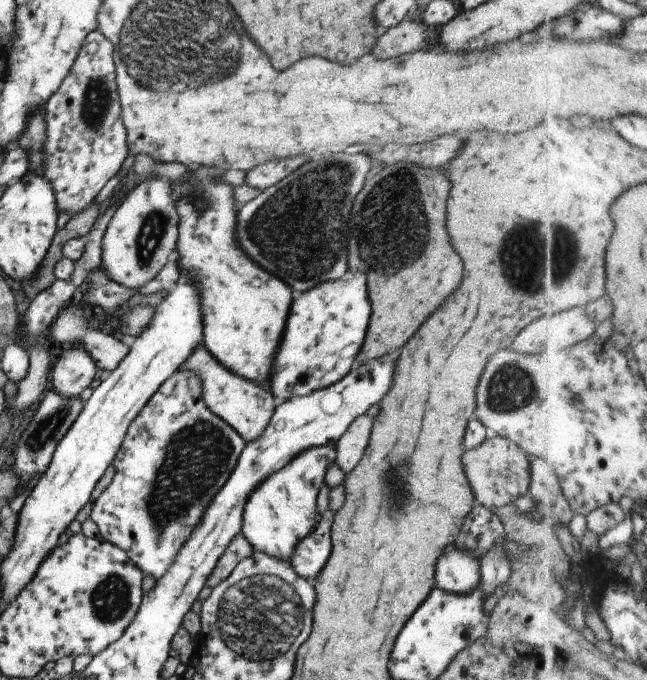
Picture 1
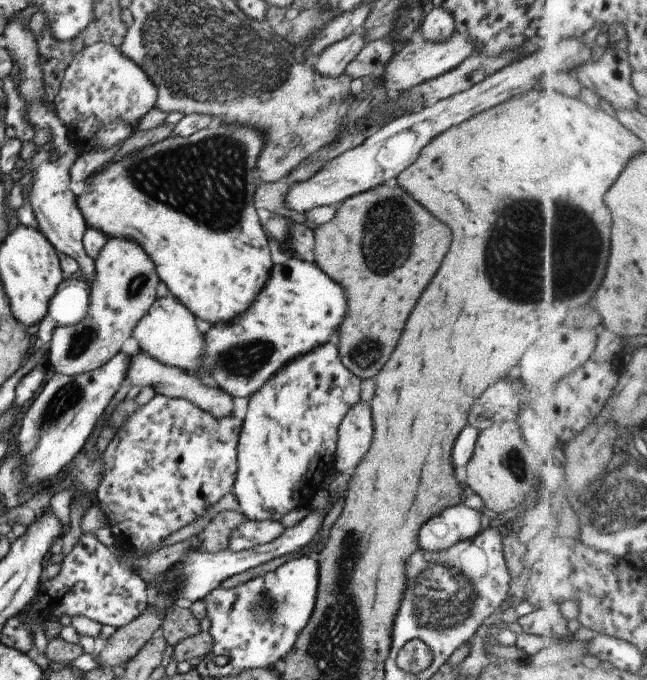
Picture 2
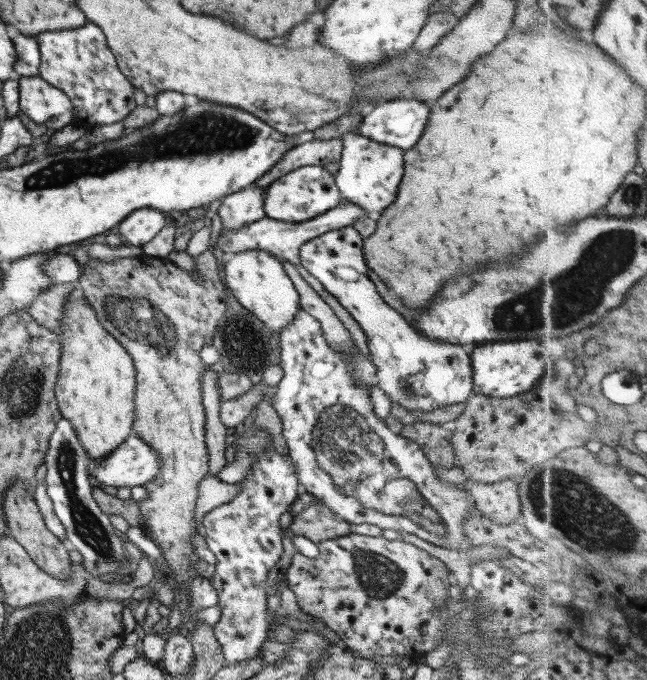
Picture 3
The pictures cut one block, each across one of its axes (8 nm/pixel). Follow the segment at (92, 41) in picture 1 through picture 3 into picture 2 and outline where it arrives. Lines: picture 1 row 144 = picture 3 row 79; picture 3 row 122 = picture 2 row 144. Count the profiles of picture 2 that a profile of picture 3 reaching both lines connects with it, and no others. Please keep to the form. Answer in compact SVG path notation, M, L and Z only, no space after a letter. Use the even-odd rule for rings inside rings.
M98 41L81 50L68 65L62 77L61 87L54 98L54 110L57 117L65 122L71 138L79 147L79 152L96 148L109 148L129 138L139 129L139 122L155 106L159 92L139 64L123 55L119 47L112 43Z

